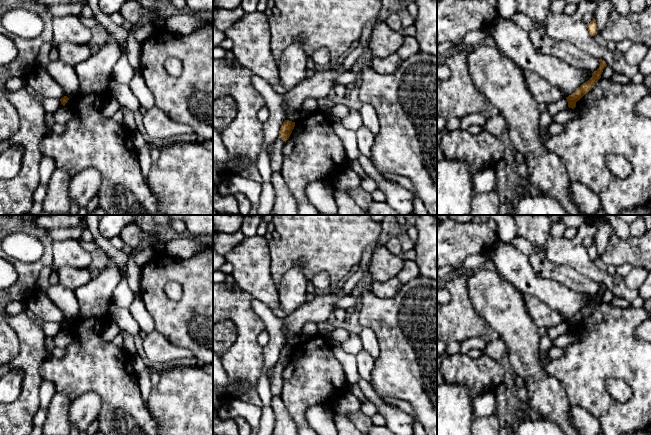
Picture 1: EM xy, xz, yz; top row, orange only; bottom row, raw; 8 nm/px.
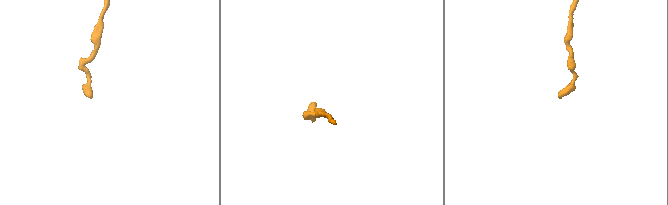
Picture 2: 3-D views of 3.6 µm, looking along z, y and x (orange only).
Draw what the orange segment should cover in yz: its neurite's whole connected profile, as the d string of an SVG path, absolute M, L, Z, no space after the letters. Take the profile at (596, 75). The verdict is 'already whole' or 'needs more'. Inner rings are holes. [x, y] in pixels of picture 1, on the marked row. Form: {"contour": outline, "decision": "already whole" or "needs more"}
{"contour": "M598 59L600 66L592 73L592 77L580 87L578 87L571 95L566 97L568 107L574 109L576 102L579 101L586 93L588 93L595 85L595 83L601 78L603 69L607 66L606 62L602 59Z", "decision": "already whole"}

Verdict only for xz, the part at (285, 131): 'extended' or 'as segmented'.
as segmented

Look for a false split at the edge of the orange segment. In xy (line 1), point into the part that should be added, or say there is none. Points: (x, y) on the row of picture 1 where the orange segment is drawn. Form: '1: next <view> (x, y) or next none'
1: next none

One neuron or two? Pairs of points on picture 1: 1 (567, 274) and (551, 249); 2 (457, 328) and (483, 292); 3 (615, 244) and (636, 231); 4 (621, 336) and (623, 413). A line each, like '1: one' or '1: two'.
1: two
2: two
3: two
4: one

